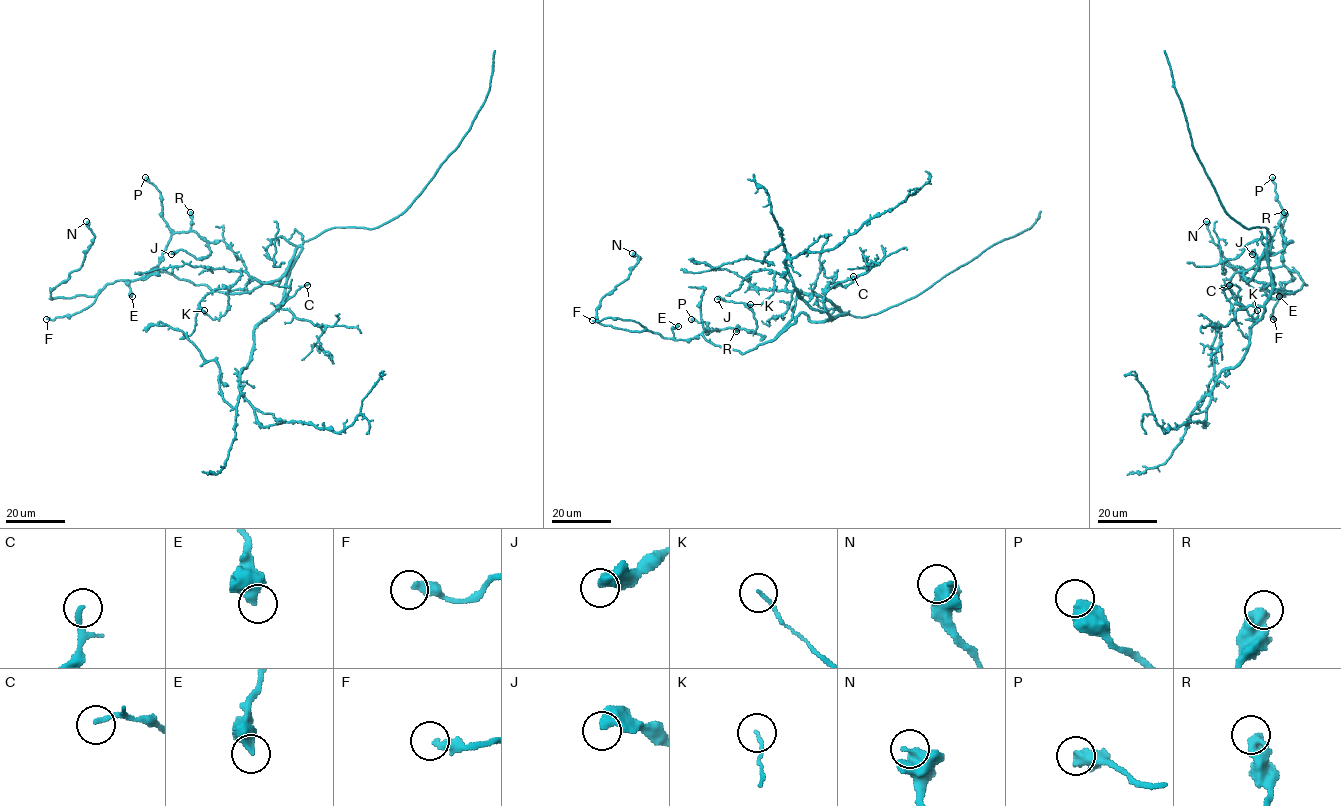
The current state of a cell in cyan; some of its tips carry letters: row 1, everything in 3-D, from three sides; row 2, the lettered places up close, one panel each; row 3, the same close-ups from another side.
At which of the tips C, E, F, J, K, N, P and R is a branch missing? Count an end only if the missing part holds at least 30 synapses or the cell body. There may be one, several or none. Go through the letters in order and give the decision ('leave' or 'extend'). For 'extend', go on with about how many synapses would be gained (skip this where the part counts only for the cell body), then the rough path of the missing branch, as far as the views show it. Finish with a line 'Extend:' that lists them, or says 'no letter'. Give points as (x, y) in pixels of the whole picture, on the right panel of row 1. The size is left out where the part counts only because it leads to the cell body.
C: leave
E: leave
F: leave
J: leave
K: leave
N: leave
P: leave
R: leave
Extend: no letter

